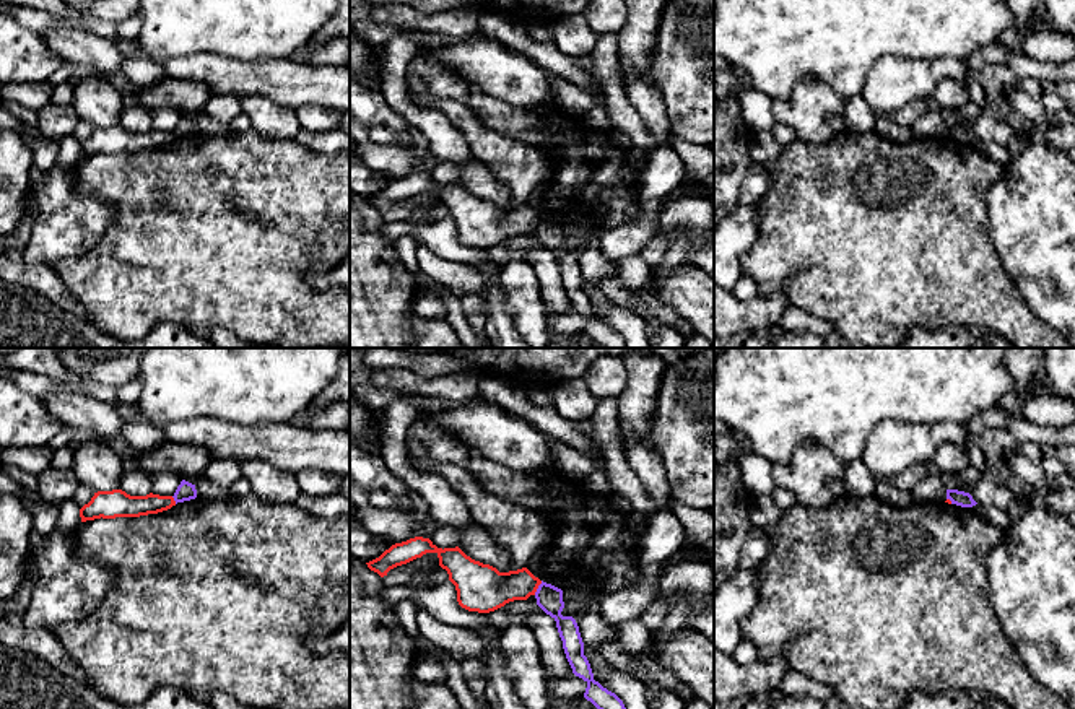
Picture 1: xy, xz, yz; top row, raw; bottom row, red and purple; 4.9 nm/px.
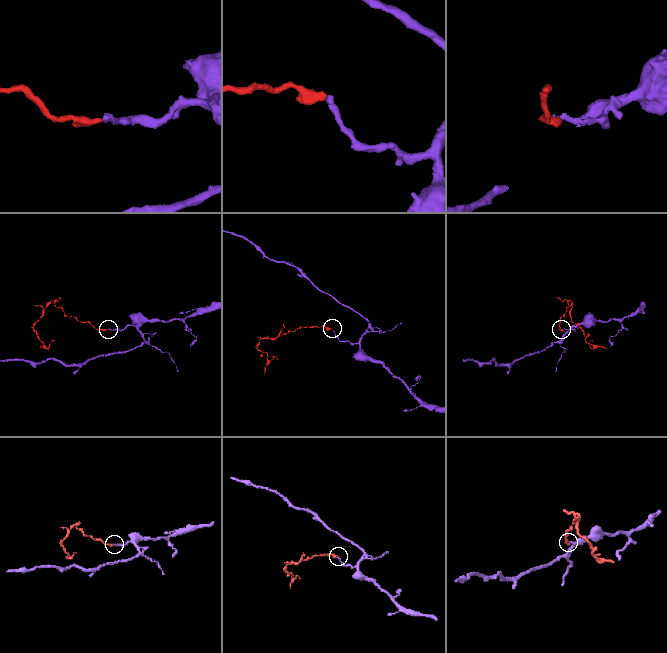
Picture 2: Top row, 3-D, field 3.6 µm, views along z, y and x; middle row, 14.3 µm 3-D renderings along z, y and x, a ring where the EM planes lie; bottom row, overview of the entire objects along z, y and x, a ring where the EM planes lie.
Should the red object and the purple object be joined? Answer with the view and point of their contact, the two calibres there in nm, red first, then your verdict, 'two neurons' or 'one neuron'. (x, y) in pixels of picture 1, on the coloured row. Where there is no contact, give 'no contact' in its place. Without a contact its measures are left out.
contact xz (537, 587); calibres 220 and 130 nm; two neurons

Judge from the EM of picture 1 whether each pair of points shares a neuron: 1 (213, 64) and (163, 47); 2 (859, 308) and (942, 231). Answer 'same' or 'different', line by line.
1: different
2: same

